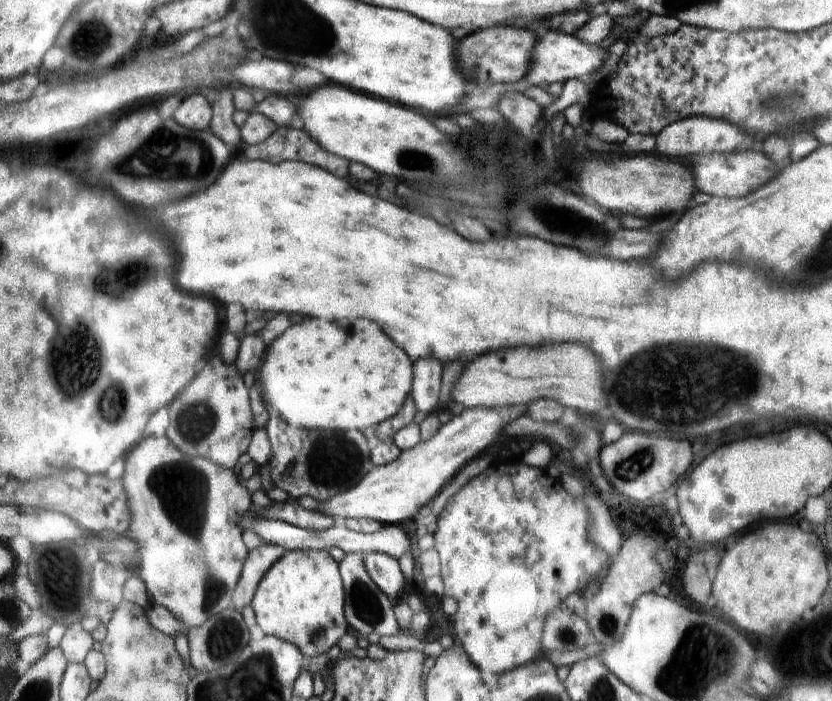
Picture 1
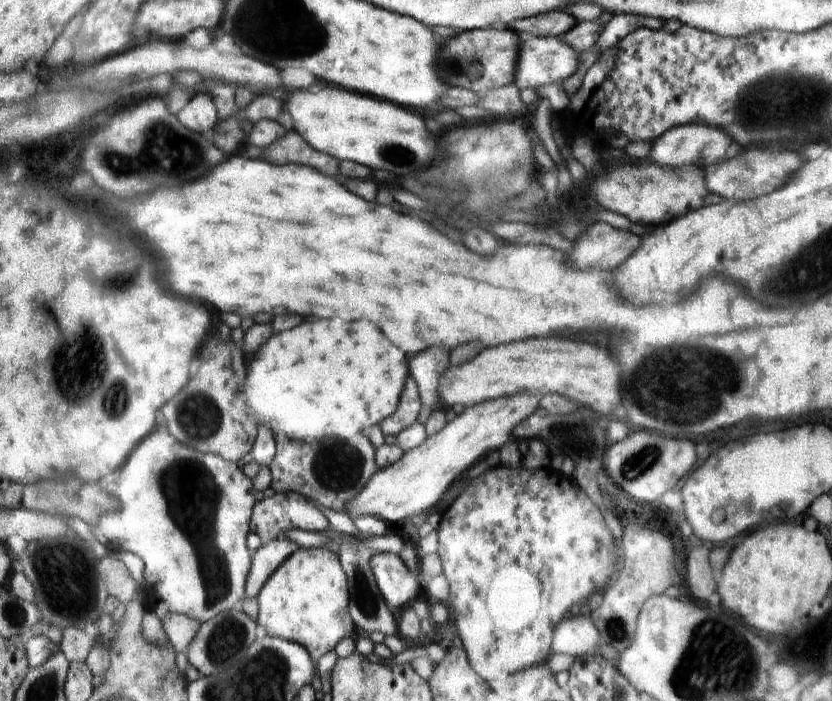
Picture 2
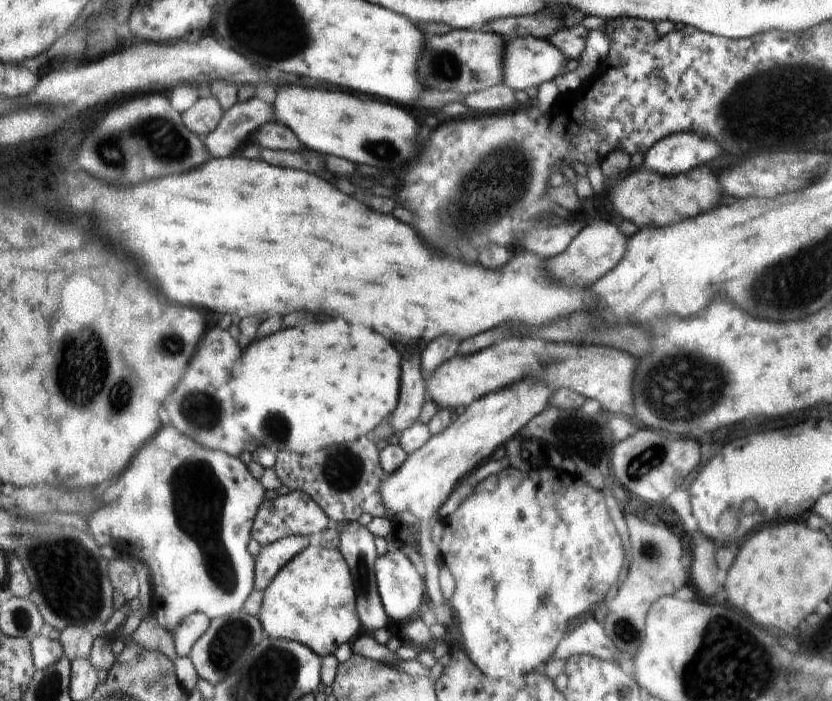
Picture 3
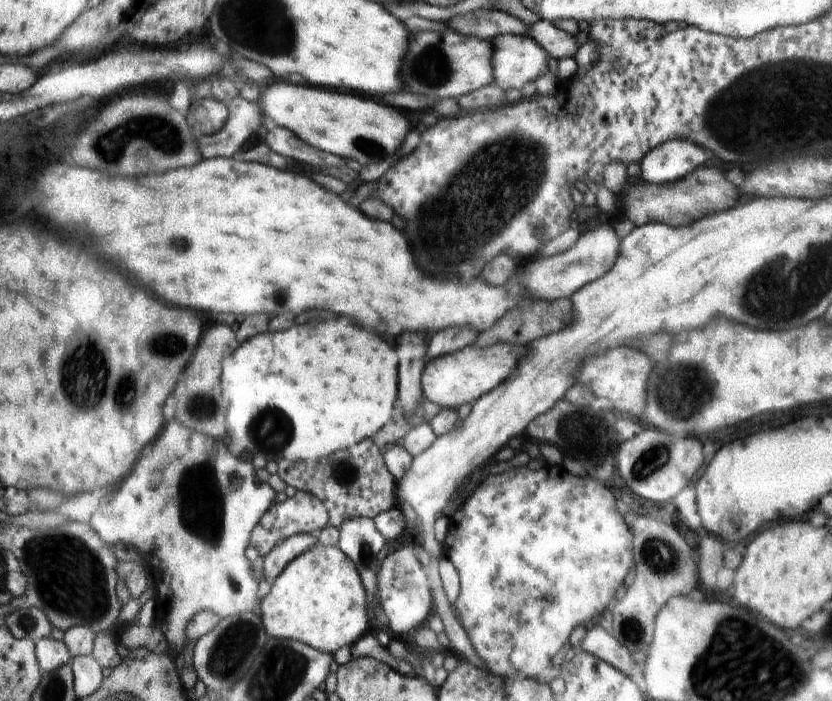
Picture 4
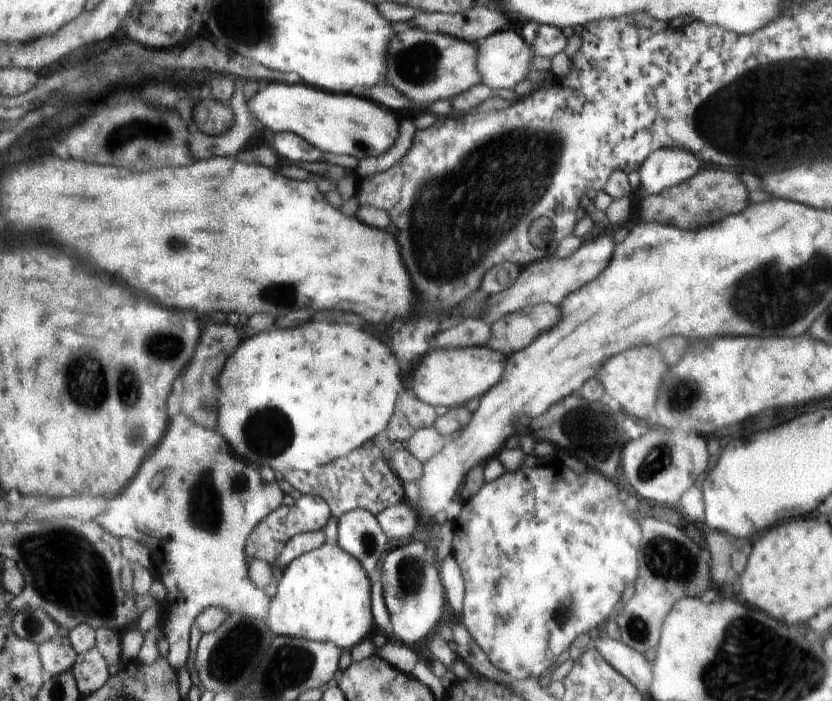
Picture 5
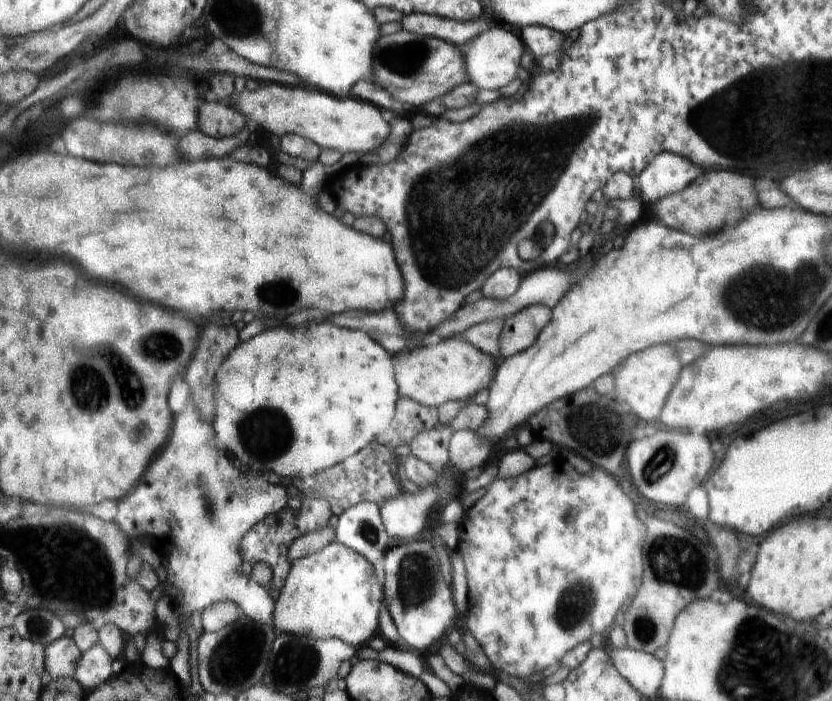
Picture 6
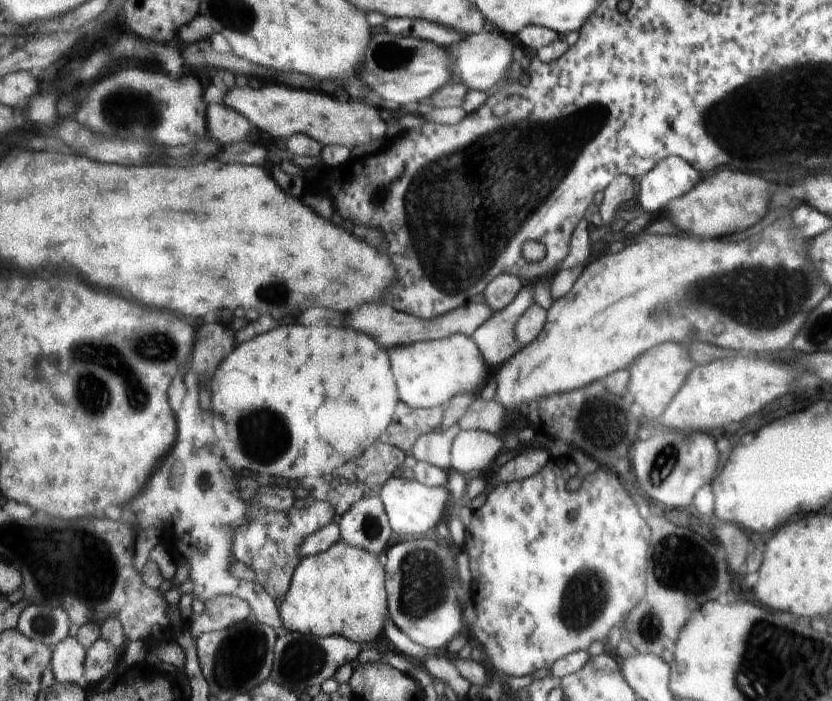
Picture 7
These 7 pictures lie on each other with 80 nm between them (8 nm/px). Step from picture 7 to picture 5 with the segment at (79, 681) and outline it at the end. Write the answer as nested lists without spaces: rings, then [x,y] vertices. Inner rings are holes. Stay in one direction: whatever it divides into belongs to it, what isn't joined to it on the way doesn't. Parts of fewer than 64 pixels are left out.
[[[58,635],[39,645],[39,650],[44,670],[49,676],[70,671],[76,662],[77,652],[68,637]]]

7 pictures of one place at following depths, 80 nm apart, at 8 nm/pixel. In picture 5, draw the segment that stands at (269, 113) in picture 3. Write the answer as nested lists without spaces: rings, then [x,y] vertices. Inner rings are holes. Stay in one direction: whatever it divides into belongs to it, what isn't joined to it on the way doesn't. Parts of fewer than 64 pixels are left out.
[[[236,88],[228,105],[233,110],[235,122],[222,134],[206,136],[195,129],[190,130],[187,143],[196,160],[206,160],[212,156],[234,156],[240,149],[248,146],[248,140],[256,129],[243,88]]]

